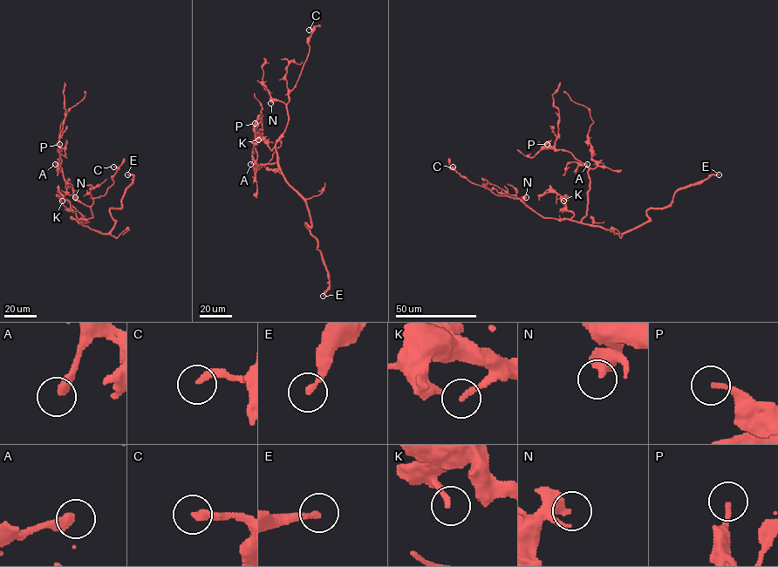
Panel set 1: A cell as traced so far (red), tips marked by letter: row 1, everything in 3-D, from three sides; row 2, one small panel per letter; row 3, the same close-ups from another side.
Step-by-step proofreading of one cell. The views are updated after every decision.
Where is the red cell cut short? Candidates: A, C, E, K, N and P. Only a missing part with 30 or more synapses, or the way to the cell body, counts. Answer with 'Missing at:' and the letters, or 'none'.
Missing at: none

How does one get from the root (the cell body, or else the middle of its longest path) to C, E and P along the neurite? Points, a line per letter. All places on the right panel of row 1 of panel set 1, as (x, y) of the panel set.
C: (587, 224), (566, 219), (542, 217), (519, 199), (499, 195), (487, 187), (471, 182), (453, 167)
E: (587, 224), (623, 234), (647, 222), (650, 220), (647, 210), (667, 207), (679, 190), (719, 174)
P: (587, 224), (581, 222), (586, 215), (589, 168), (569, 152), (556, 149), (547, 144)

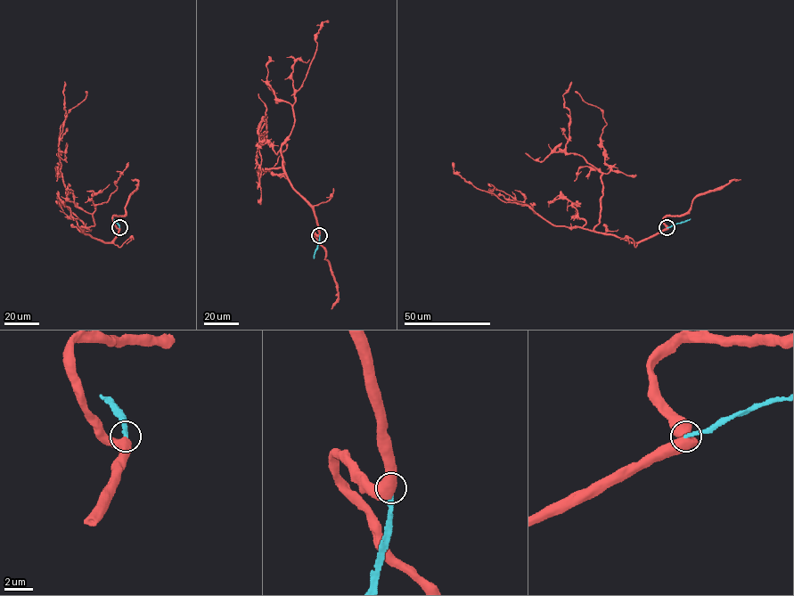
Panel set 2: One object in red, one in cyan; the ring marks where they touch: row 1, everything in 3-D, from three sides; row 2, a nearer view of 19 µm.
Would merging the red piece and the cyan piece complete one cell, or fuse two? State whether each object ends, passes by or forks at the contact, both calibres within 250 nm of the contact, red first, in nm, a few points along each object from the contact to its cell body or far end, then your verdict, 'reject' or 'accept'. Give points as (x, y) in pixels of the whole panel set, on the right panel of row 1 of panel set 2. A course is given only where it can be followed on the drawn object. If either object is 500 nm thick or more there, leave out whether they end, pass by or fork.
750/260 nm | red via (667, 228), (632, 242), (593, 229), (602, 174), (566, 151), (569, 110), (562, 94), (571, 81) | cyan via (667, 228), (690, 218) | reject

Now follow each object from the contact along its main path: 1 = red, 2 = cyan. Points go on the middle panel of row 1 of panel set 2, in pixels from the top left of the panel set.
1: (319, 235), (316, 218), (284, 162), (261, 170), (258, 134), (266, 138), (265, 131), (265, 140)
2: (319, 235), (314, 258)

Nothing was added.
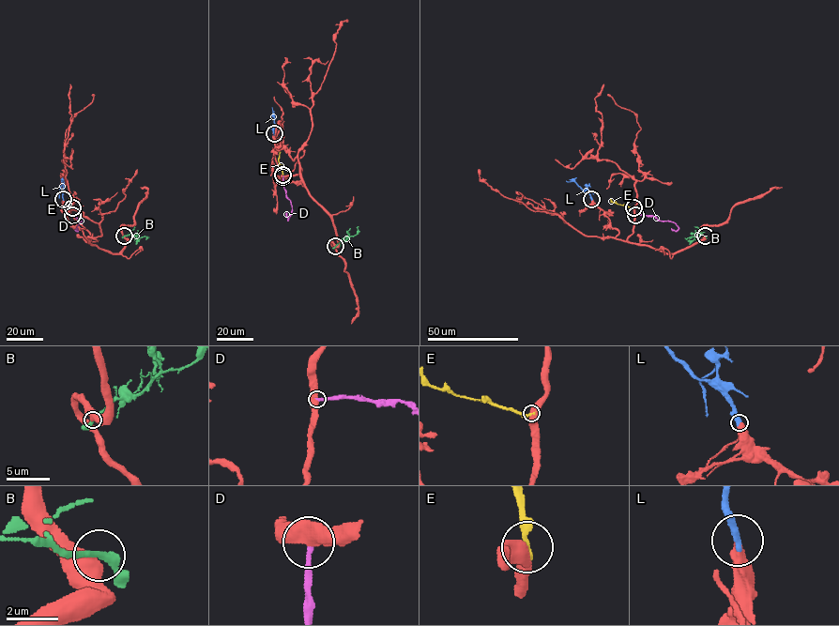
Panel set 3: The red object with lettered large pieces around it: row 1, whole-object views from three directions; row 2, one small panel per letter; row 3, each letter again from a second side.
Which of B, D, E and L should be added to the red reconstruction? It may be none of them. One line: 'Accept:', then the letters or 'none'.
Accept: L

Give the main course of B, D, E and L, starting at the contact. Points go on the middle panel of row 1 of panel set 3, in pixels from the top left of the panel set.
B: (335, 247), (356, 235), (358, 226)
D: (282, 176), (285, 195), (292, 207), (287, 220), (286, 212)
E: (282, 175), (279, 159), (280, 151)
L: (274, 133), (272, 108)

